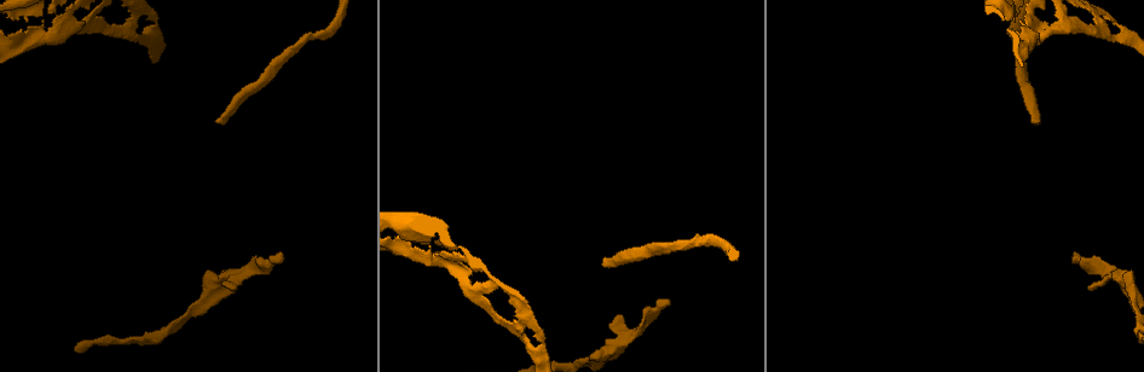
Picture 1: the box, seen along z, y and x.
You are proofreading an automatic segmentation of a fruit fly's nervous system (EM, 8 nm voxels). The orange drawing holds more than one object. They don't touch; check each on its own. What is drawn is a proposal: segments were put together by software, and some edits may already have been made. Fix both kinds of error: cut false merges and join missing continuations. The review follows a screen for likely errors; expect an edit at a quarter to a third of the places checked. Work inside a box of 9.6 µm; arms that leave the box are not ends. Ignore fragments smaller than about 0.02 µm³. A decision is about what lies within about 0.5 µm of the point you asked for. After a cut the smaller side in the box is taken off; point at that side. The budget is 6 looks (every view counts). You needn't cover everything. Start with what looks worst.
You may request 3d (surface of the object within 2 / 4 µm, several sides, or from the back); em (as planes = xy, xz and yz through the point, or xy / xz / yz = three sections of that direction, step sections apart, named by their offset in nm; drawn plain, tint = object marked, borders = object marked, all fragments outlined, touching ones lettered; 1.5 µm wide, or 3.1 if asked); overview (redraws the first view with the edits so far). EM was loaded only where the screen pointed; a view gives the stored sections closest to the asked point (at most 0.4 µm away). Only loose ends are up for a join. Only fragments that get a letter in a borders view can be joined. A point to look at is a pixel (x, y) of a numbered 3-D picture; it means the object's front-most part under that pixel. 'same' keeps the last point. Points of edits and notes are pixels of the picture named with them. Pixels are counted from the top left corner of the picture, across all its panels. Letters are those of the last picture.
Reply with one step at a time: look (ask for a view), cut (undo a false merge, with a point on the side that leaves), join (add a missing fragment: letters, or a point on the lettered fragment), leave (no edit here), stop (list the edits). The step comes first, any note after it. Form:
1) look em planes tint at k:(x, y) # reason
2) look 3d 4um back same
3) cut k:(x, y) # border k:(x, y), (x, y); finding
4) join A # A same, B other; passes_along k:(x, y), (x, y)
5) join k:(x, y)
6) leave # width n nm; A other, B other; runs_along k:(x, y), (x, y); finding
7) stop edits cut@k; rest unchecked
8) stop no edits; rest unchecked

look 3d 2um at 1:(1035, 120) # an open end

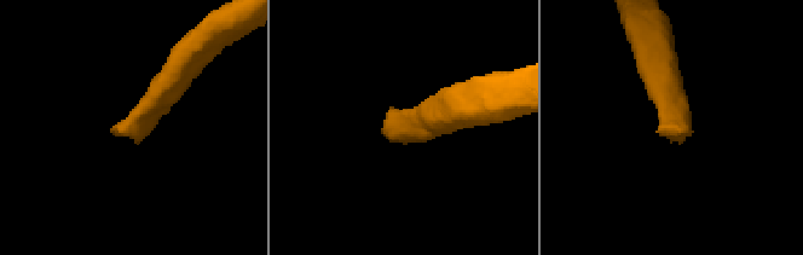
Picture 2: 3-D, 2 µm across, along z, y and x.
look em planes borders at 2:(385, 126)

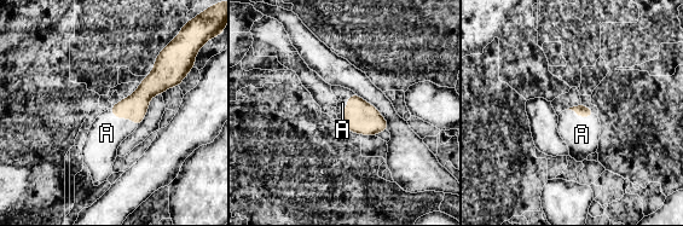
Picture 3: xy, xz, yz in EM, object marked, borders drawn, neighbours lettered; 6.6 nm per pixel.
join A # A same; passes_along 3:(134, 106), (122, 117), (106, 133); the cell continues

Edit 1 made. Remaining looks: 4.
look em planes tint at 1:(668, 299) # an open end

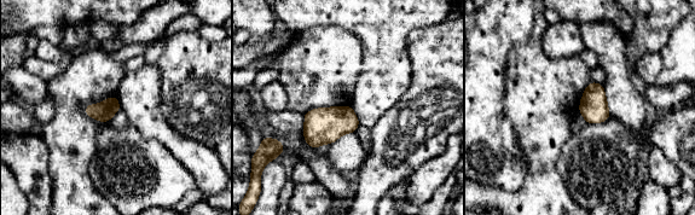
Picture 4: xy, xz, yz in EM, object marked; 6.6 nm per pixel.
look em planes borders same # see the neighbours

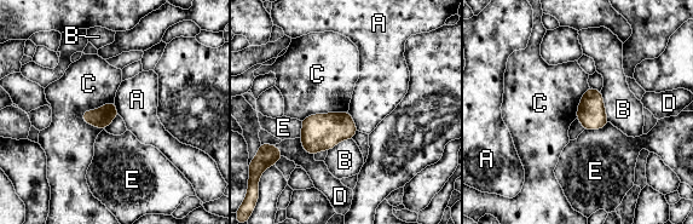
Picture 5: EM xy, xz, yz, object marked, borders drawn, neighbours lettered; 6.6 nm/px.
leave # A other, B other, C other, D other, E other; border 5:(114, 102), (88, 109), (80, 115); no lettered fragment goes on from it

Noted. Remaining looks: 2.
look em planes plain at 1:(504, 323) # touches itself

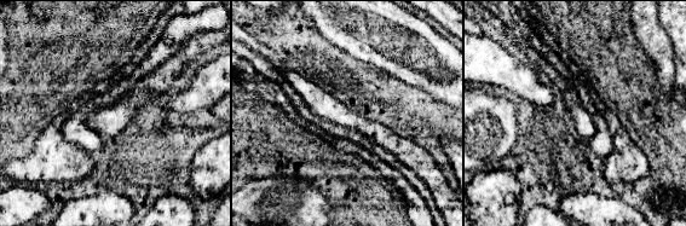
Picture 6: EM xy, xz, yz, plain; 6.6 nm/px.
look em planes borders same

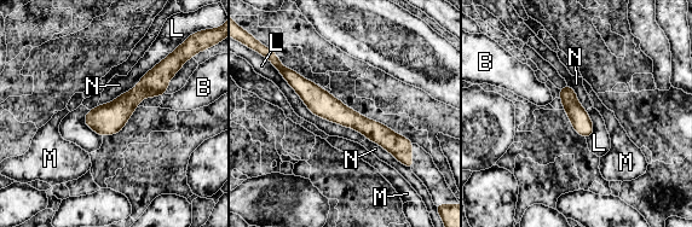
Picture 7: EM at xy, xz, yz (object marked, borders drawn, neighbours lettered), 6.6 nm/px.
leave # B other, L other, M other, N other; border 7:(169, 53), (134, 87), (98, 106); continuous, no second cell

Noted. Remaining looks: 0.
stop edits join@3; rest unchecked

